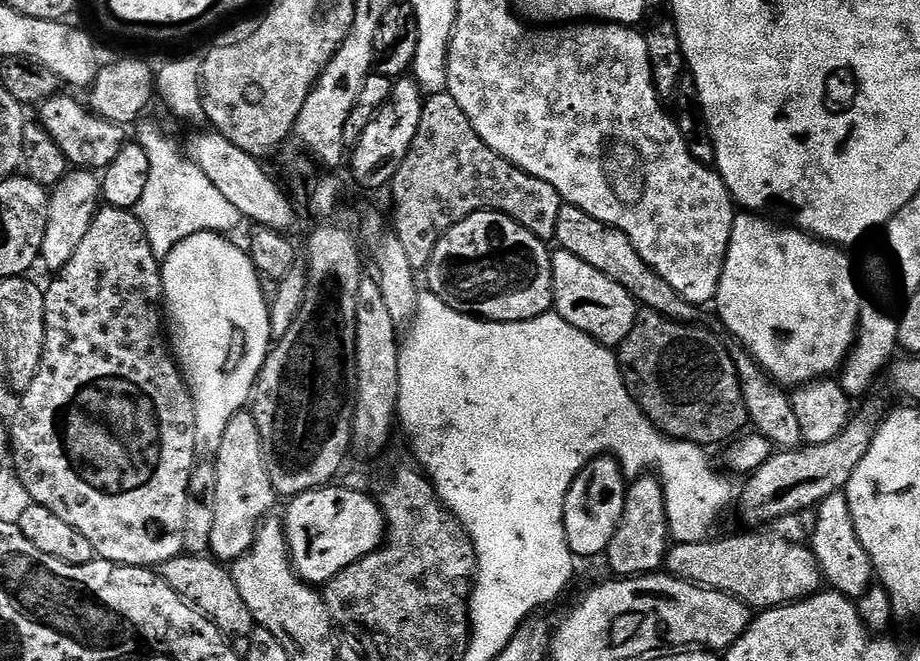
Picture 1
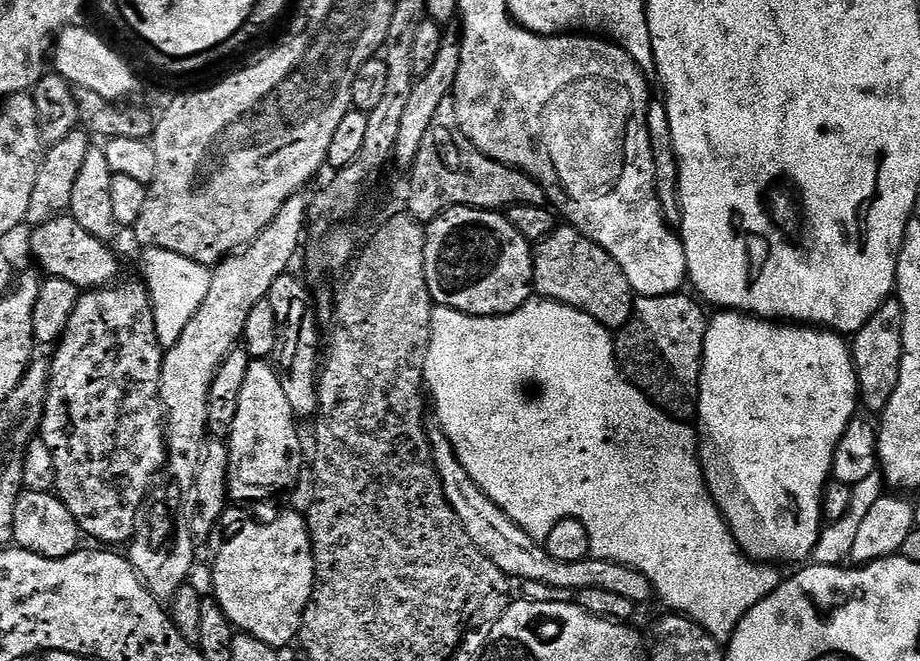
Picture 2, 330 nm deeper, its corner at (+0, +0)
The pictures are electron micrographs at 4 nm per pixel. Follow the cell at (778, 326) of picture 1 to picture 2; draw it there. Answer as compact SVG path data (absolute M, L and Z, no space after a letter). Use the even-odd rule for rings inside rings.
M720 310L715 314L717 316L713 315L709 319L706 330L704 365L700 371L700 401L696 411L698 451L700 465L704 471L704 481L741 552L745 552L752 560L767 562L773 566L803 565L811 557L820 537L820 530L826 523L820 500L824 497L824 488L828 485L832 474L834 450L838 442L842 442L842 434L846 434L846 426L850 426L850 422L858 416L856 408L858 409L860 404L860 387L849 341L841 333L825 330L819 326L761 320L759 316L750 316L747 312Z

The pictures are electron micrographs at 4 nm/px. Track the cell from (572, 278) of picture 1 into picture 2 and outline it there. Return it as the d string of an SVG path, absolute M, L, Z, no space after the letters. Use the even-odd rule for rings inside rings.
M571 226L557 227L535 249L534 288L541 297L569 304L609 330L619 330L632 313L634 293L618 262Z

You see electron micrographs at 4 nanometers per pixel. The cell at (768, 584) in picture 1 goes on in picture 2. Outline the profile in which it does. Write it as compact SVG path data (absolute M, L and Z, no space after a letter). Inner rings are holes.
M429 423L427 430L432 451L432 468L442 482L442 494L446 494L446 502L450 502L450 510L458 514L458 522L462 522L462 530L470 534L470 542L474 542L474 546L478 546L478 550L482 550L482 554L486 554L486 558L490 558L490 562L498 566L498 570L502 570L516 582L529 580L545 583L546 586L554 586L574 593L591 588L607 590L621 595L622 598L630 598L630 602L638 606L644 606L648 599L653 599L654 589L646 574L630 566L622 566L613 560L595 558L578 562L558 562L550 558L543 543L530 538L530 534L526 534L526 530L522 530L518 522L511 520L506 510L499 508L482 490L482 486L474 482L474 478L470 478L470 473L467 472L466 466L462 466L450 438L442 431L439 423Z

